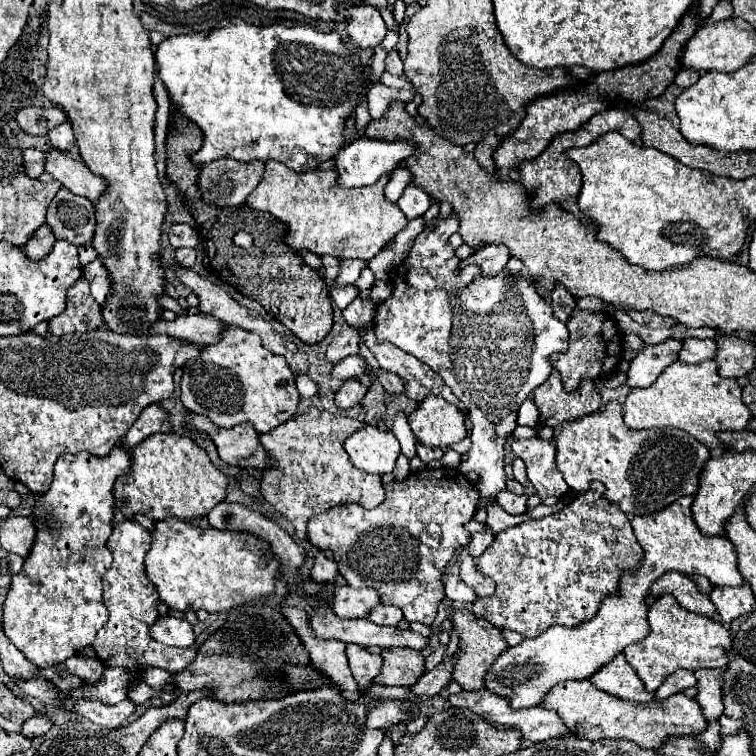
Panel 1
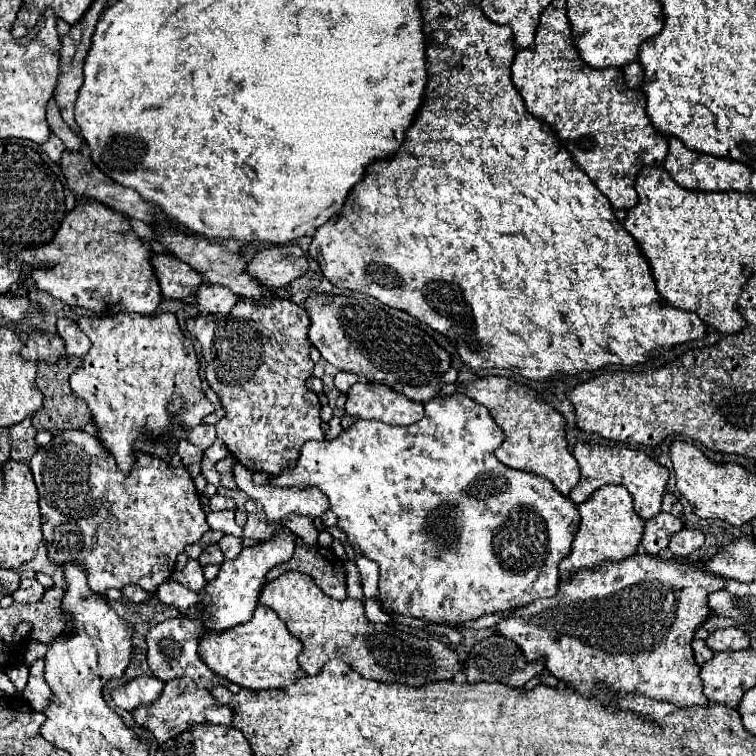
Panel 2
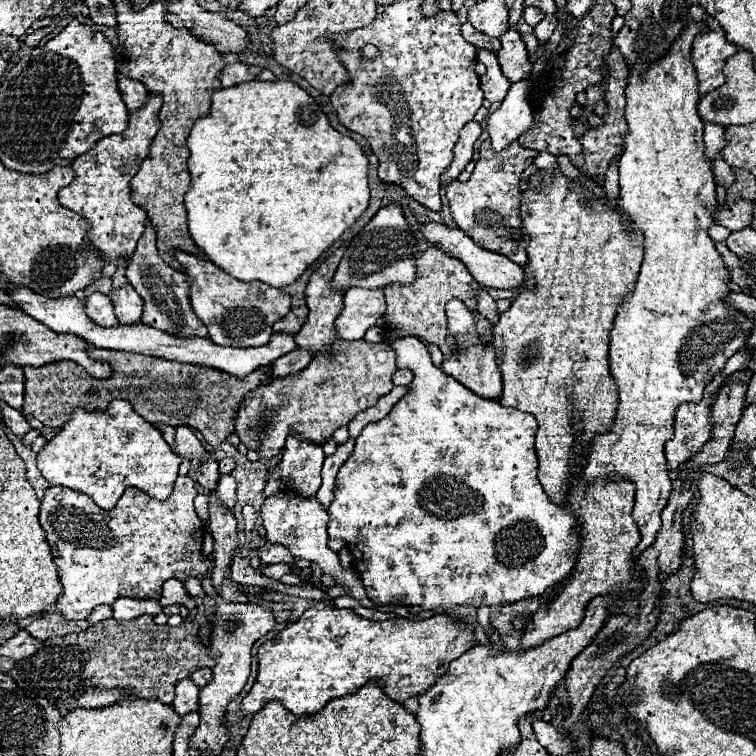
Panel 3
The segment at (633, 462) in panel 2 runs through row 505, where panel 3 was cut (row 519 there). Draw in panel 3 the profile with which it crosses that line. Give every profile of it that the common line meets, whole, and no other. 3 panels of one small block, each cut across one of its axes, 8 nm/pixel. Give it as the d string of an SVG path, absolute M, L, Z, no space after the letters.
M690 24L690 28L674 42L674 48L670 48L670 56L664 56L658 60L658 64L652 64L642 74L642 80L636 72L632 72L626 88L628 132L618 164L620 206L630 218L632 226L644 232L644 260L634 290L630 290L630 296L618 304L610 334L610 374L614 376L618 392L614 426L612 432L606 432L594 440L582 476L586 482L608 478L630 480L636 486L634 520L640 528L642 540L634 548L634 558L654 544L660 530L660 512L666 508L672 494L664 444L672 436L676 408L686 402L702 400L704 386L724 368L728 358L746 344L746 338L754 328L754 320L750 320L746 312L728 304L726 296L732 292L728 288L732 274L708 236L708 228L714 224L716 184L712 166L704 160L704 122L696 112L700 100L698 78L694 64L690 62L692 42L706 28L706 24Z

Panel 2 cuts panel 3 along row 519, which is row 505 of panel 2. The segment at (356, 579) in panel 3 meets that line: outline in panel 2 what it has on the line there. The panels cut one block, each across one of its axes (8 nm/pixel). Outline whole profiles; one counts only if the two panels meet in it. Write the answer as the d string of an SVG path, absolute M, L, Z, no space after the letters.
M240 464L234 466L234 478L240 490L244 490L250 498L262 504L270 522L280 522L288 514L302 516L320 516L328 508L328 498L322 494L318 486L306 488L278 488L278 486L254 486L248 470Z

